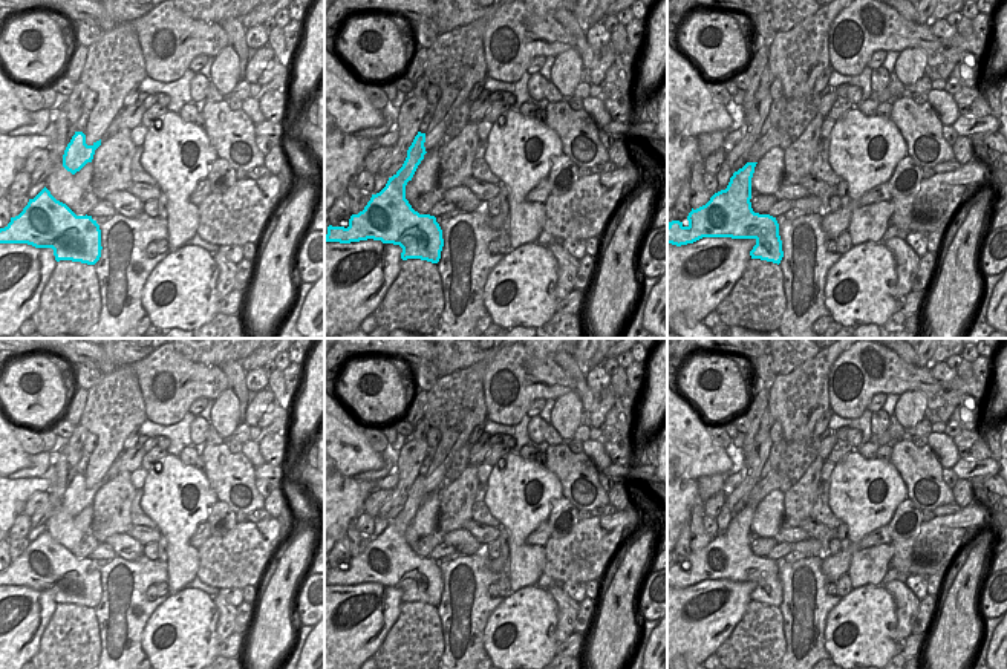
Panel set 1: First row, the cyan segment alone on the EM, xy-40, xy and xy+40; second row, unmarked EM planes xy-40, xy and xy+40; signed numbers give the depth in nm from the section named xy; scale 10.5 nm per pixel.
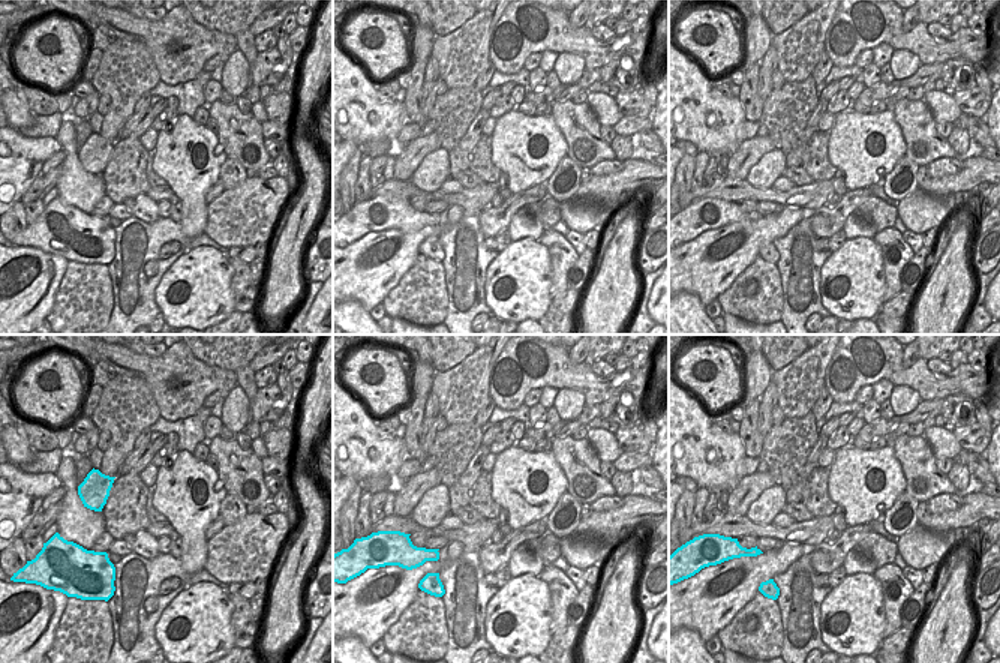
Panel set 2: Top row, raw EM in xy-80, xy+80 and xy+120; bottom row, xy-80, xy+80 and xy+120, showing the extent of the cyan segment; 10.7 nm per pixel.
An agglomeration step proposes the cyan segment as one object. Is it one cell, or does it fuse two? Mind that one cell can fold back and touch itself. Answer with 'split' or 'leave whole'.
leave whole

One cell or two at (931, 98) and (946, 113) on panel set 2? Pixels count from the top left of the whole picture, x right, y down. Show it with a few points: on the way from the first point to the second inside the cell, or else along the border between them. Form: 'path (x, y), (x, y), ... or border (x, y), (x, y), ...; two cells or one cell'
path (934, 101), (943, 110); one cell

